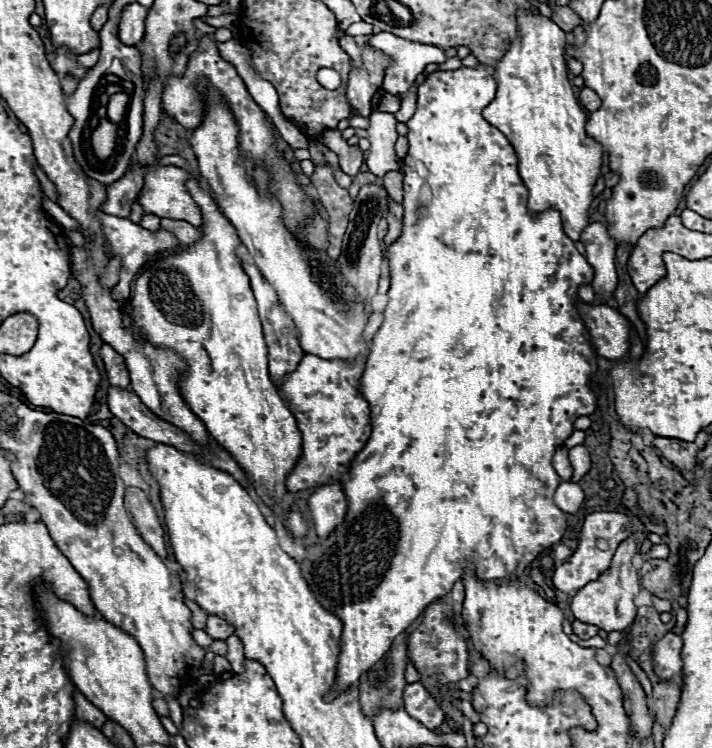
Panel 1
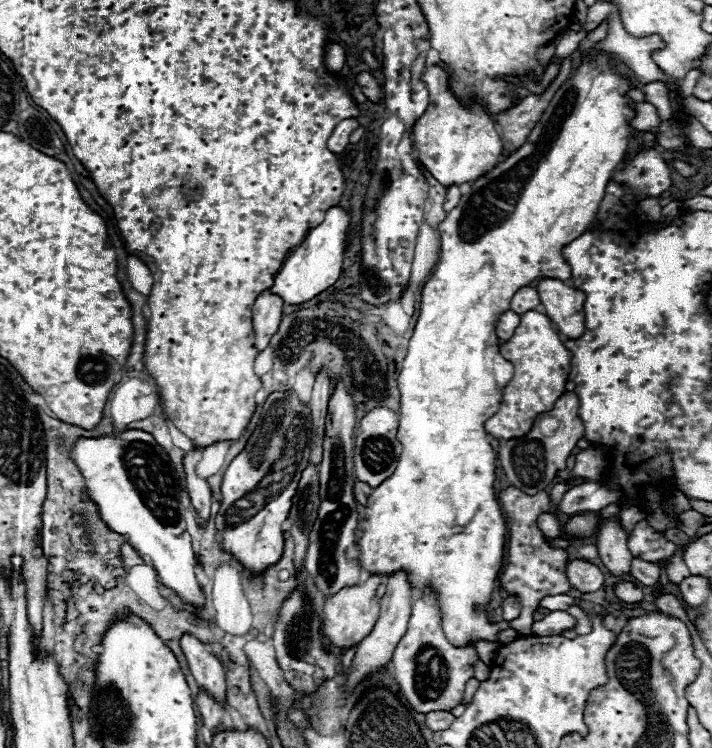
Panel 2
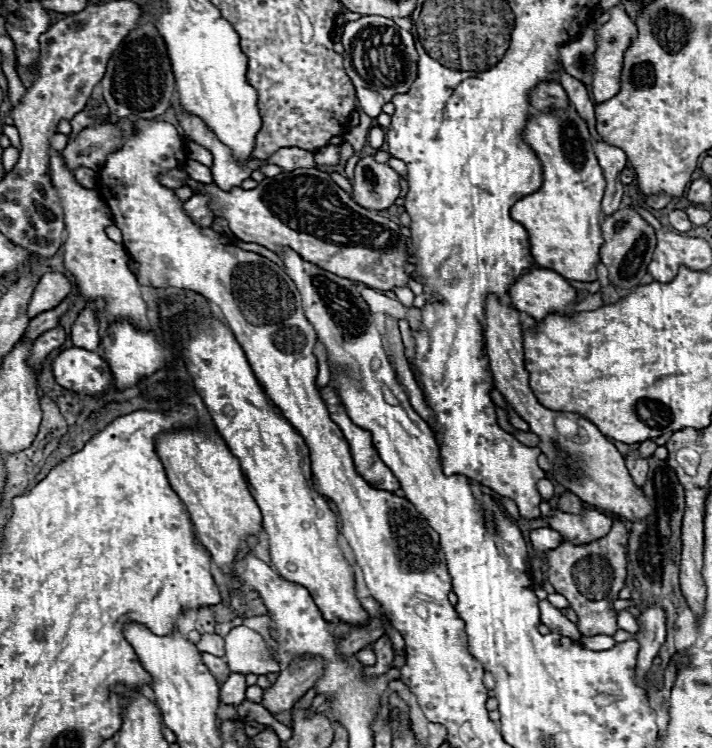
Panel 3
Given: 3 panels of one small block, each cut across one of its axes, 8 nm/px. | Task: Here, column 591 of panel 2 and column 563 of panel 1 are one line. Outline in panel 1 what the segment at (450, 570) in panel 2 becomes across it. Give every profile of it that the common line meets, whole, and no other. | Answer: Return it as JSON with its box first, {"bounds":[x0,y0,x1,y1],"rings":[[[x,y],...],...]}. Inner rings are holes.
{"bounds":[484,12,604,242],"rings":[[[518,12],[518,26],[520,32],[506,50],[506,56],[498,62],[494,70],[494,78],[498,82],[496,98],[484,108],[484,118],[496,126],[512,144],[516,158],[518,158],[518,172],[530,192],[526,208],[532,214],[544,212],[544,210],[558,210],[562,216],[564,232],[574,242],[580,240],[580,234],[590,224],[588,210],[592,204],[592,190],[600,176],[602,166],[602,154],[604,148],[600,142],[596,142],[592,136],[586,134],[586,112],[582,110],[580,102],[574,96],[574,90],[568,82],[568,68],[564,58],[564,46],[566,46],[566,34],[544,16],[530,16],[524,12]]]}

